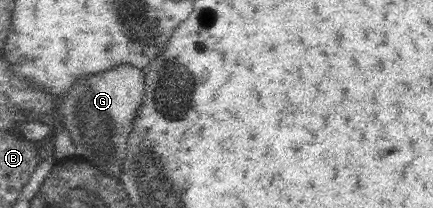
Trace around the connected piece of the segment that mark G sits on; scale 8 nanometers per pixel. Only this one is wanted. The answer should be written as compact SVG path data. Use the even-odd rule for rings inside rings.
M132 64L80 76L58 103L64 127L77 147L76 156L92 163L103 173L120 179L128 136L144 101L145 87L144 73Z

